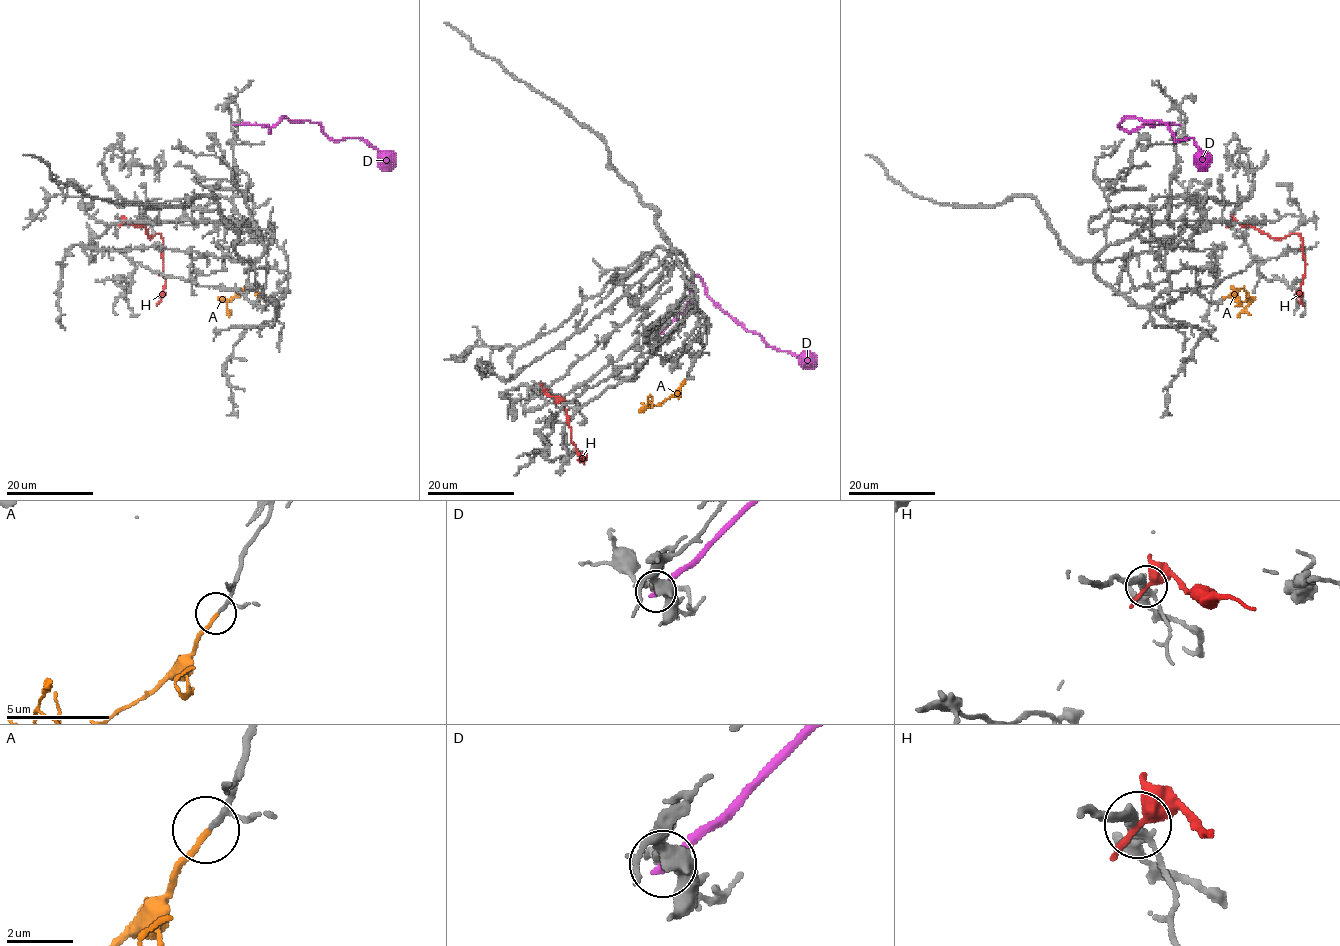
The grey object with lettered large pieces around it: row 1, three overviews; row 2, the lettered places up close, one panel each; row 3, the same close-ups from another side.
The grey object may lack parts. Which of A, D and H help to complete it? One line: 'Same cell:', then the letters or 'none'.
Same cell: A

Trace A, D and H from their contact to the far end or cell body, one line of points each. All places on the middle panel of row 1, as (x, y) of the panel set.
A: (685, 379), (669, 398), (648, 407), (650, 394)
D: (653, 338), (686, 305), (691, 279), (697, 276), (705, 293), (745, 329), (768, 345), (810, 353), (815, 362)
H: (543, 387), (564, 405), (576, 450), (584, 462), (587, 459), (577, 460)

